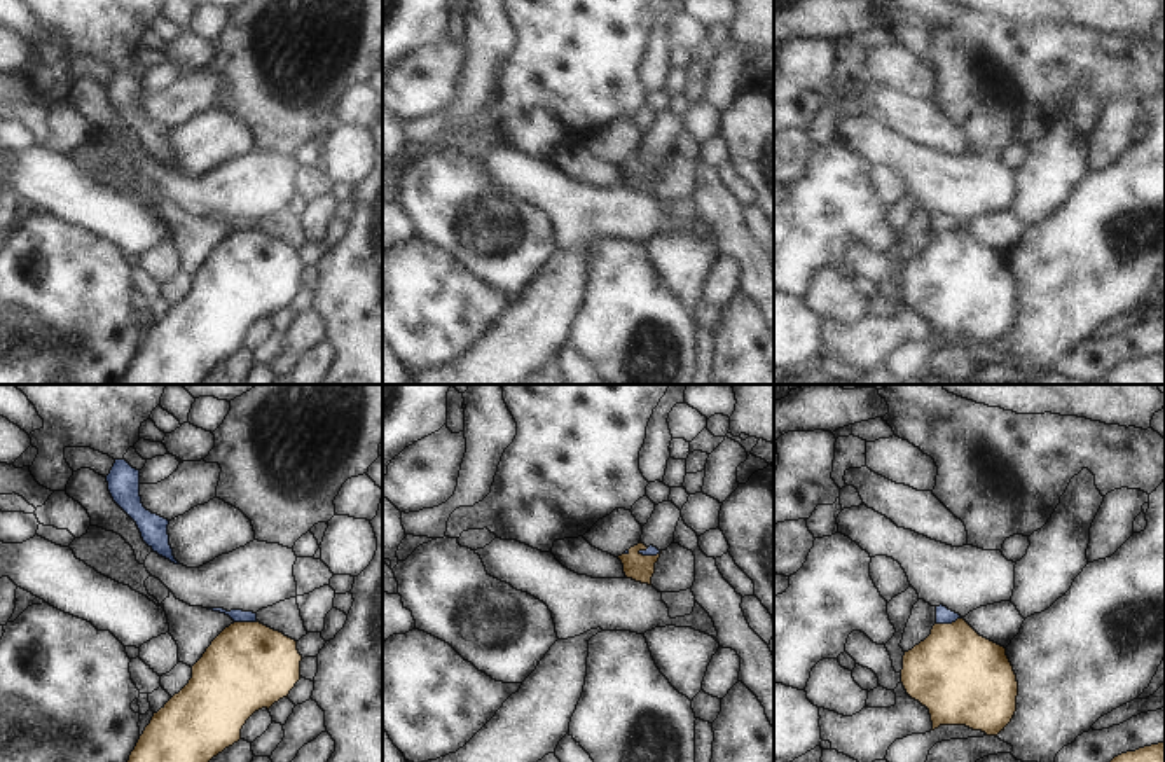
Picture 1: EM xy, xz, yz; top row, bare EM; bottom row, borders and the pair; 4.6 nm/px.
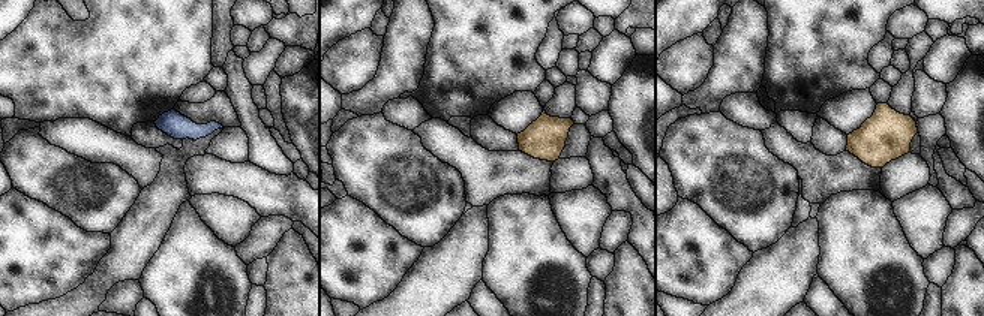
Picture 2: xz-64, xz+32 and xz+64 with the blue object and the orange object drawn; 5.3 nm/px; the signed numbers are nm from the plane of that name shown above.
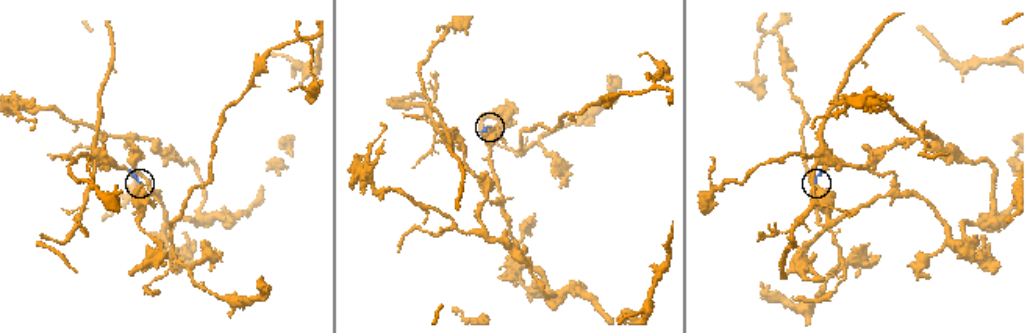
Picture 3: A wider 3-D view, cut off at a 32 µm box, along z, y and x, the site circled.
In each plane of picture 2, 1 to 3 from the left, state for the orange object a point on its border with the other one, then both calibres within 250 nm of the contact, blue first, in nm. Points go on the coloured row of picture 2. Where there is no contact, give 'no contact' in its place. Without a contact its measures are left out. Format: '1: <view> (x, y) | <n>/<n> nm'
1: no contact
2: no contact
3: no contact

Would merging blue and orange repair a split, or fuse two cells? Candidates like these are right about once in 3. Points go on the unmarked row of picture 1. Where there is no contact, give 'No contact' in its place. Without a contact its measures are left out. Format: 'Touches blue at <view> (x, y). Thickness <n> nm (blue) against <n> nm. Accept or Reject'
Touches blue at yz (947, 231). Thickness 80 nm (blue) against 420 nm. Reject.

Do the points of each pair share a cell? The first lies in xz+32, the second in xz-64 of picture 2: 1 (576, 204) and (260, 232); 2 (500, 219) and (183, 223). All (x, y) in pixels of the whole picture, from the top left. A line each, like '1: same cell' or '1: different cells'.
1: different cells
2: same cell

